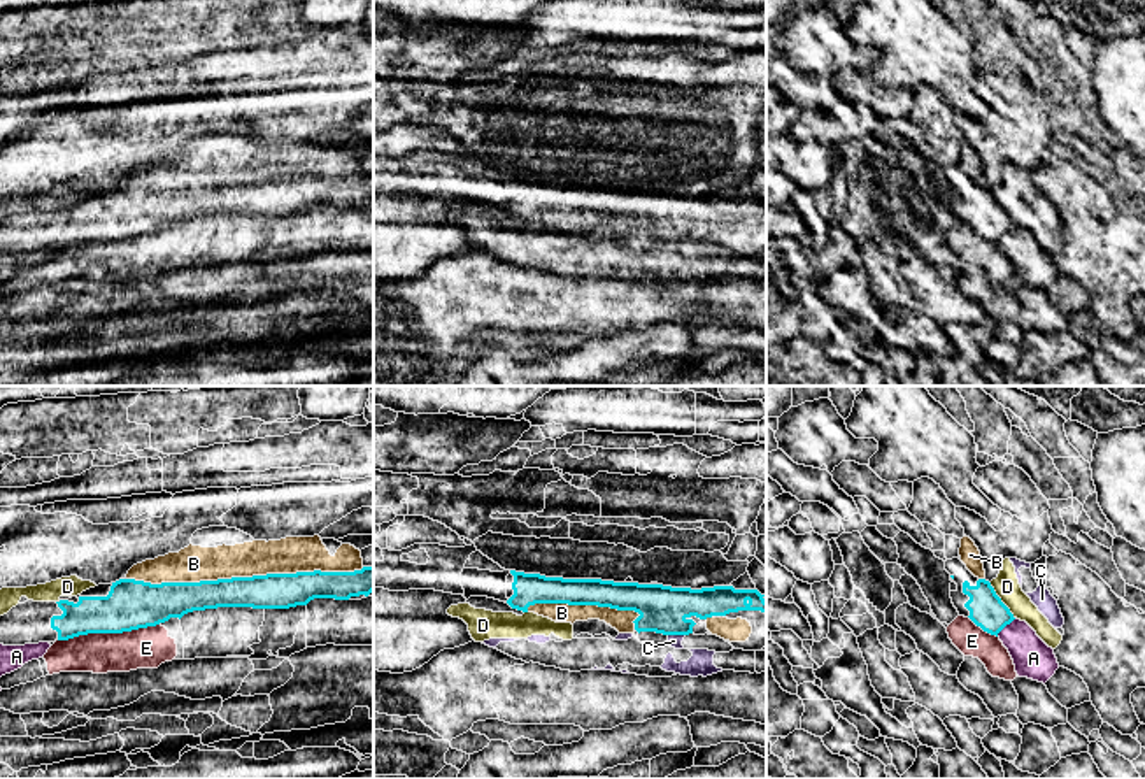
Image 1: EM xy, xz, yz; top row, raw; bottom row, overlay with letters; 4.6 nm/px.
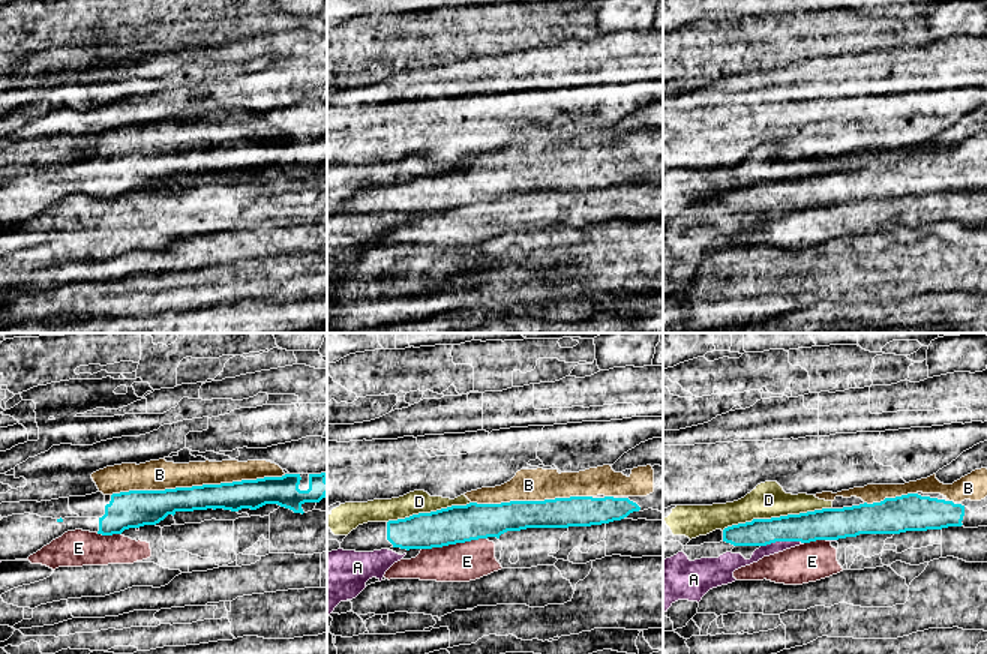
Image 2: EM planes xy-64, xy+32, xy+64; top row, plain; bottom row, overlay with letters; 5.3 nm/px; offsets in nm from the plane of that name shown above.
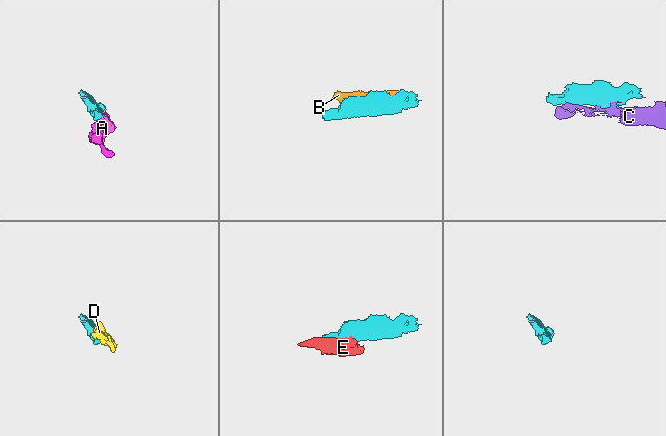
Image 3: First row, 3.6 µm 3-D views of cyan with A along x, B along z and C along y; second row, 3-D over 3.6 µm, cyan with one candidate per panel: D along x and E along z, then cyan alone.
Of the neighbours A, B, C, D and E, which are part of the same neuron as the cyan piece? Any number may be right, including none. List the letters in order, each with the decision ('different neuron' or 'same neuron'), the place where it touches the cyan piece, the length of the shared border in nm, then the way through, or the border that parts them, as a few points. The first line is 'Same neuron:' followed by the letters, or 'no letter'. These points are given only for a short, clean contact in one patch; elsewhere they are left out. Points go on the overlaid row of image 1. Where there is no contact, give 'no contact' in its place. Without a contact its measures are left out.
Same neuron: B
A: different neuron | yz (1005, 625) | 130 nm
B: same neuron | xy (244, 578) | 1100 nm
C: different neuron | xz (677, 634) | 80 nm | along xz (668, 634), (684, 636)
D: different neuron | yz (1000, 600) | 200 nm
E: different neuron | xy (107, 632) | 480 nm

